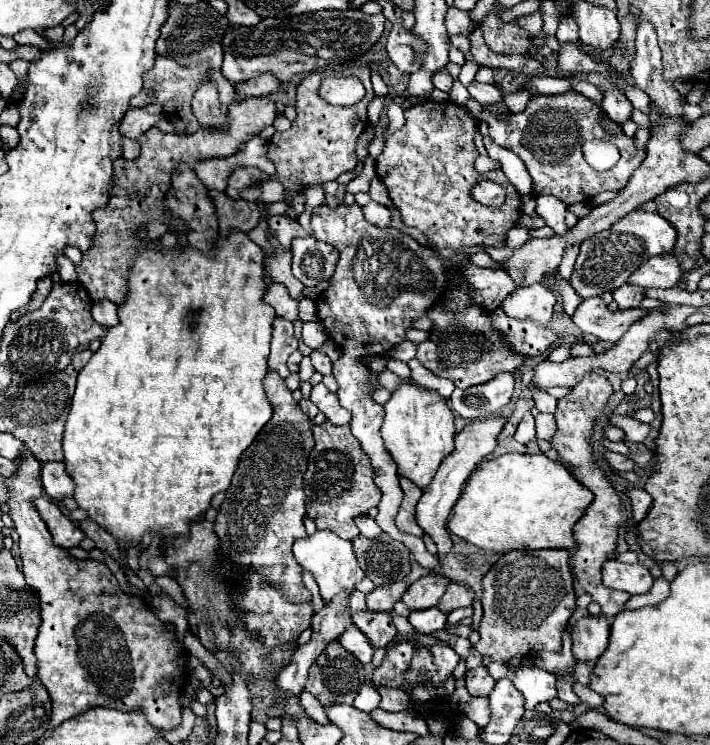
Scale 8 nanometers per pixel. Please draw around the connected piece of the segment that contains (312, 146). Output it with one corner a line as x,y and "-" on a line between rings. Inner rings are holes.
348,65
338,71
328,69
328,71
306,75
298,85
298,117
292,121
292,127
288,131
276,131
268,141
268,159
276,165
276,173
268,177
266,173
254,167
236,167
228,177
226,195
232,199
240,199
240,191
250,187
252,183
274,179
284,187
286,193
284,203
288,205
288,211
284,215
296,221
298,213
294,211
292,205
292,197
296,195
296,191
306,191
308,187
334,181
342,173
352,171
356,167
356,141
368,127
366,107
372,99
374,99
374,91
372,91
368,67
-
326,75
358,75
366,87
366,97
352,107
332,107
322,99
318,99
318,81
322,81

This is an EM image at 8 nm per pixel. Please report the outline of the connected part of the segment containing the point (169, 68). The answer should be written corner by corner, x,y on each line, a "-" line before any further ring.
158,57
152,71
148,71
144,75
142,91
136,97
132,97
132,107
146,107
150,103
162,103
166,119
176,121
176,125
174,125
176,133
194,133
200,125
198,125
192,109
190,109
190,101
192,101
196,87
204,79
204,73
208,73
208,67
204,67
204,65
182,67
176,61
170,61
168,57

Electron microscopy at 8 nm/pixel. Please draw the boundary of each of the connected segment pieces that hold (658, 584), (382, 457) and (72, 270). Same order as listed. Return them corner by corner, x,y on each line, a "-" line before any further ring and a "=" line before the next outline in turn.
658,577
658,579
654,579
654,585
648,593
630,597
630,601
626,603
626,609
640,609
640,607
646,607
646,605
660,603
668,595
668,589
670,589
670,581
664,579
664,577
=
340,203
336,209
331,209
326,204
316,207
311,216
311,230
314,238
326,241
328,245
340,251
340,261
332,277
332,283
328,291
324,291
324,295
316,299
316,307
318,307
318,319
326,327
328,337
342,349
342,357
334,363
332,371
340,387
338,389
340,405
352,413
350,429
354,437
360,441
362,449
370,455
372,467
376,469
376,485
380,485
380,491
384,493
378,505
380,515
376,517
376,523
392,539
402,541
422,567
442,575
436,555
426,551
424,541
400,533
398,527
394,525
398,507
402,503
398,469
380,437
384,409
382,405
372,401
368,389
362,383
368,377
376,377
376,373
364,367
366,365
364,359
390,351
394,345
404,341
406,329
410,329
416,319
426,315
428,305
432,305
432,301
442,297
446,289
444,259
436,257
436,253
432,253
428,247
422,247
416,239
404,235
394,227
370,225
356,203
354,205
=
68,257
64,261
60,261
60,277
62,277
64,283
74,283
76,277
78,277
74,263

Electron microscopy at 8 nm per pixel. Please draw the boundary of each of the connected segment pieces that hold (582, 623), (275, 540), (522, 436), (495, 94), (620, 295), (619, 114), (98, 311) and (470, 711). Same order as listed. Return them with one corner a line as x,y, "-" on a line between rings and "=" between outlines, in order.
582,617
572,629
572,653
580,663
596,663
610,639
610,623
602,617
=
268,371
264,389
274,407
274,415
240,457
240,465
214,523
216,535
222,541
220,553
228,557
228,561
252,565
258,573
264,573
268,581
280,585
292,601
308,601
312,593
302,583
302,569
292,557
292,543
298,537
306,537
306,495
302,481
308,455
314,447
312,421
298,407
292,391
276,371
=
526,413
526,415
522,417
522,421
520,421
514,437
516,437
516,441
520,441
520,443
528,443
530,439
534,439
534,435
536,435
534,415
532,415
532,413
=
472,81
472,83
468,85
468,91
470,91
472,99
476,99
476,101
482,103
482,105
492,105
492,103
496,103
496,101
502,99
500,91
498,91
494,85
478,83
478,81
=
626,283
626,285
618,287
612,295
614,295
614,301
618,303
620,309
630,309
630,307
638,307
640,305
642,295
644,295
644,289
=
612,87
612,89
608,89
608,91
604,93
604,103
602,103
602,107
604,107
606,115
608,115
614,123
618,123
618,125
624,125
624,123
630,119
632,111
634,111
632,103
630,103
630,101
624,97
624,93
622,93
620,89
616,89
616,87
=
100,301
92,307
92,317
98,325
114,327
118,323
118,307
112,305
112,301
=
472,697
468,707
466,707
466,715
480,729
484,729
490,723
490,701
488,701
488,697

